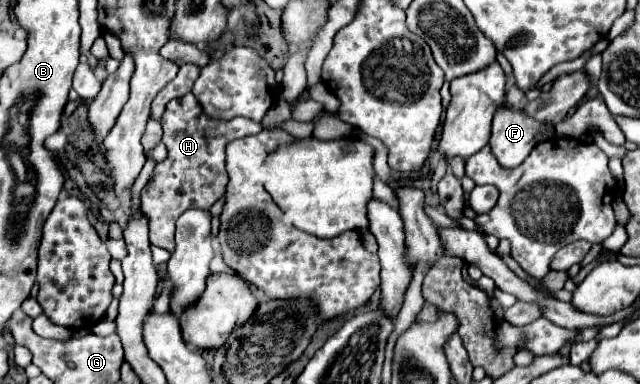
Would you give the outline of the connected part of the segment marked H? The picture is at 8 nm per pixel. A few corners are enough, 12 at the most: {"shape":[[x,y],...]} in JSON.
{"shape":[[186,94],[162,114],[168,156],[142,190],[150,244],[226,192],[226,144],[262,132],[210,120]]}

